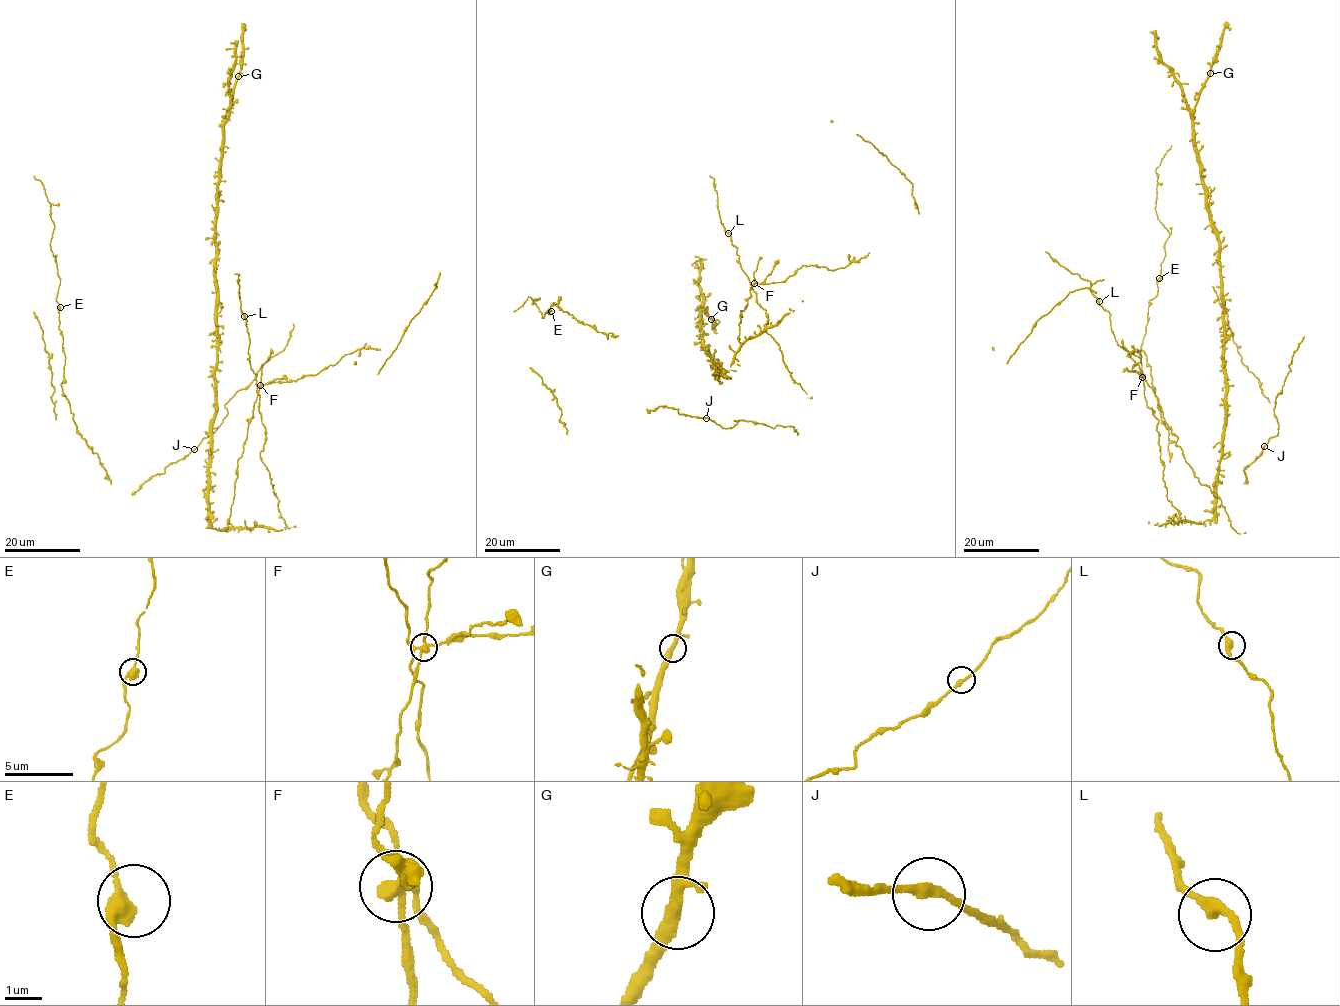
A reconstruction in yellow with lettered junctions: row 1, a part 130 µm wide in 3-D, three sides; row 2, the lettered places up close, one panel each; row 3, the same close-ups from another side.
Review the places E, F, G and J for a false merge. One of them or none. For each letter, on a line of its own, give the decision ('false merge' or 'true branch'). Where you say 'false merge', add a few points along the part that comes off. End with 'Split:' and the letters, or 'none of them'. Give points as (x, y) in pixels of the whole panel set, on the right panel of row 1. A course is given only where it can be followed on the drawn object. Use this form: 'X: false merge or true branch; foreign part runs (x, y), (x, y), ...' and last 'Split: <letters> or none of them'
E: true branch
F: false merge; foreign part runs (1142, 377), (1152, 389), (1166, 424), (1177, 436), (1175, 445), (1198, 481), (1221, 501), (1230, 526), (1244, 532)
G: true branch
J: true branch
Split: F

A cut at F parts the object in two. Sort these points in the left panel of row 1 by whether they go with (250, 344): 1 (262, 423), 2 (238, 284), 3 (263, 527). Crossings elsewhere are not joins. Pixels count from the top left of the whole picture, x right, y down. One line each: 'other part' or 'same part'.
1: same part
2: same part
3: other part

